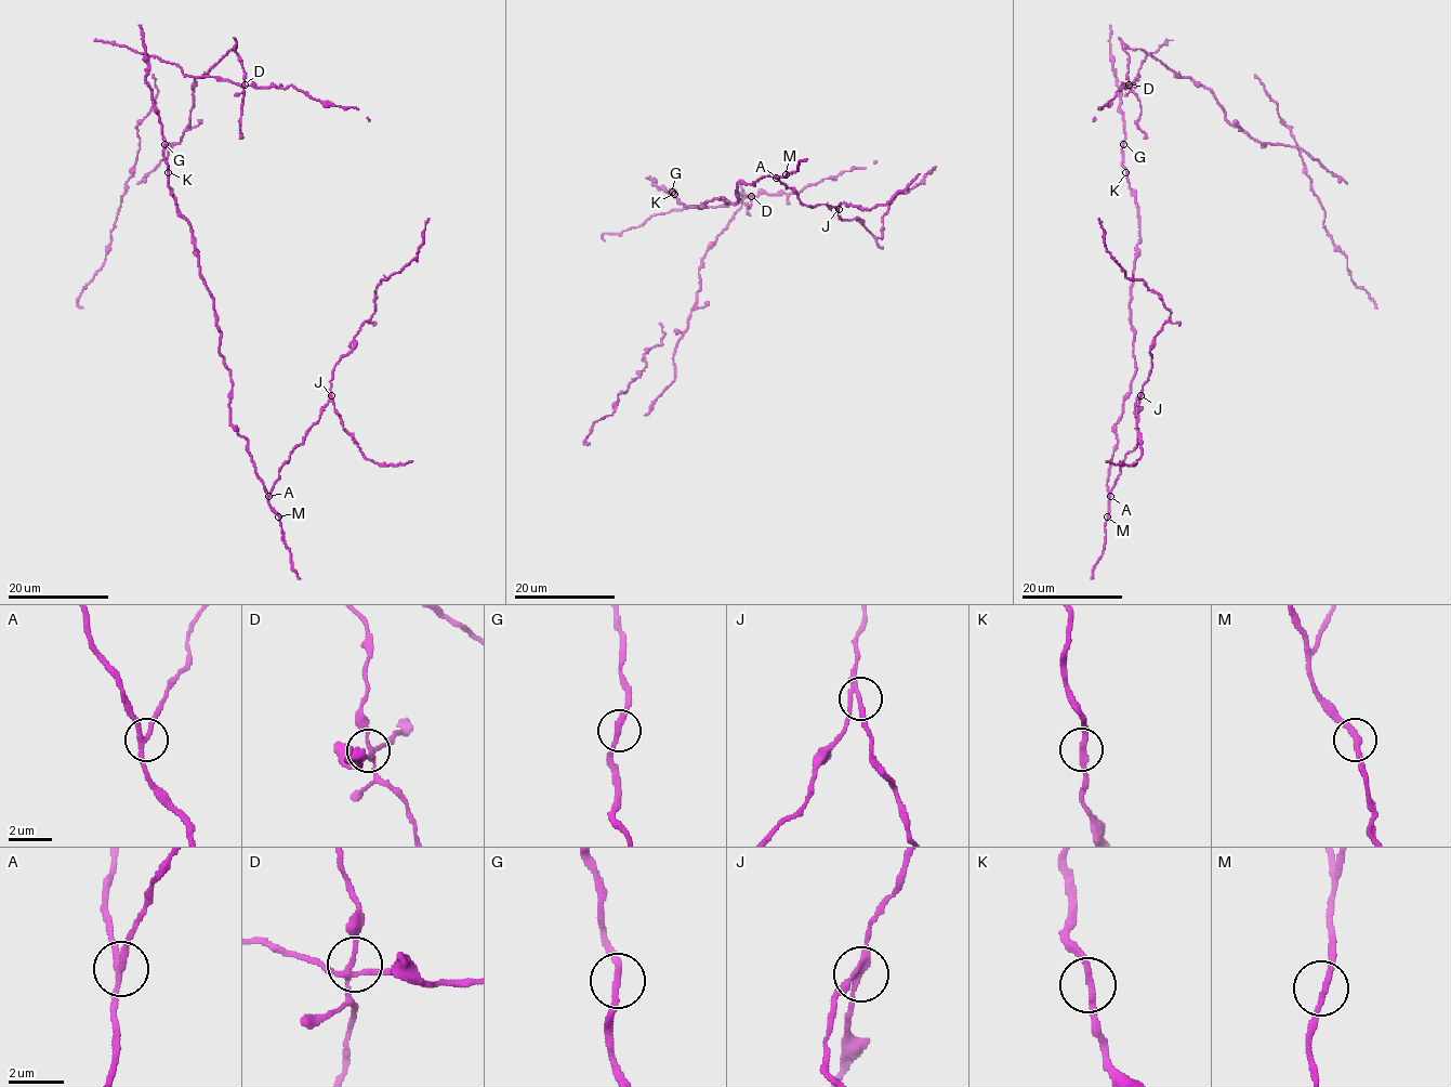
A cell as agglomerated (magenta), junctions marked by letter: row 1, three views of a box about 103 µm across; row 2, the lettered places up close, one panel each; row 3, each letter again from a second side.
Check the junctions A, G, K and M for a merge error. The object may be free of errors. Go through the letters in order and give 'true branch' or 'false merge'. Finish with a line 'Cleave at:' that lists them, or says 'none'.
A: false merge
G: true branch
K: true branch
M: true branch
Cleave at: A

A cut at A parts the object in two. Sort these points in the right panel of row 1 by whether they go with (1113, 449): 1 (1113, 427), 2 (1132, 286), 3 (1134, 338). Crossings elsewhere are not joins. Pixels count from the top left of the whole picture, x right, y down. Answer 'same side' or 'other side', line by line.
1: same side
2: same side
3: same side

